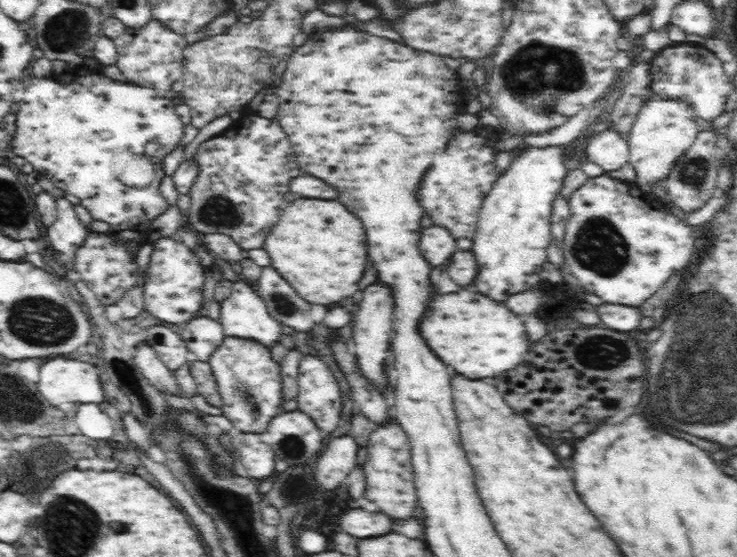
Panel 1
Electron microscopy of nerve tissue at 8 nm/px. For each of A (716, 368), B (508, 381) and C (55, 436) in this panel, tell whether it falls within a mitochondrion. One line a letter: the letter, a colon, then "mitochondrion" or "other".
A: mitochondrion
B: other
C: other

